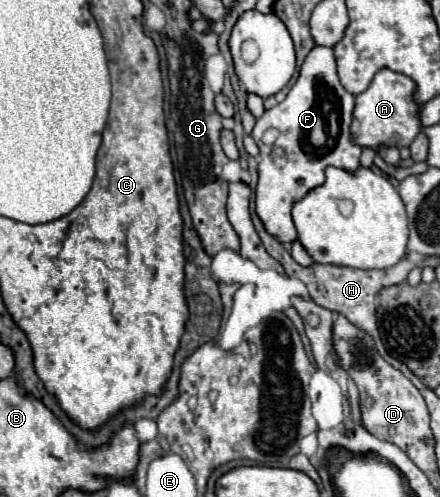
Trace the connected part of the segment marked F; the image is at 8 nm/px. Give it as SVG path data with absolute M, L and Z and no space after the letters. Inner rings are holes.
M315 45L305 57L299 77L285 101L281 101L273 109L267 109L263 117L257 119L251 133L259 147L259 183L255 205L257 215L265 223L265 229L275 239L283 243L297 239L289 207L293 207L293 199L301 199L301 195L305 195L309 187L317 187L317 183L325 179L325 167L335 165L345 167L347 171L359 167L361 147L355 145L349 135L353 107L355 97L339 83L333 49ZM271 127L279 131L279 137L273 145L265 145L261 137Z

